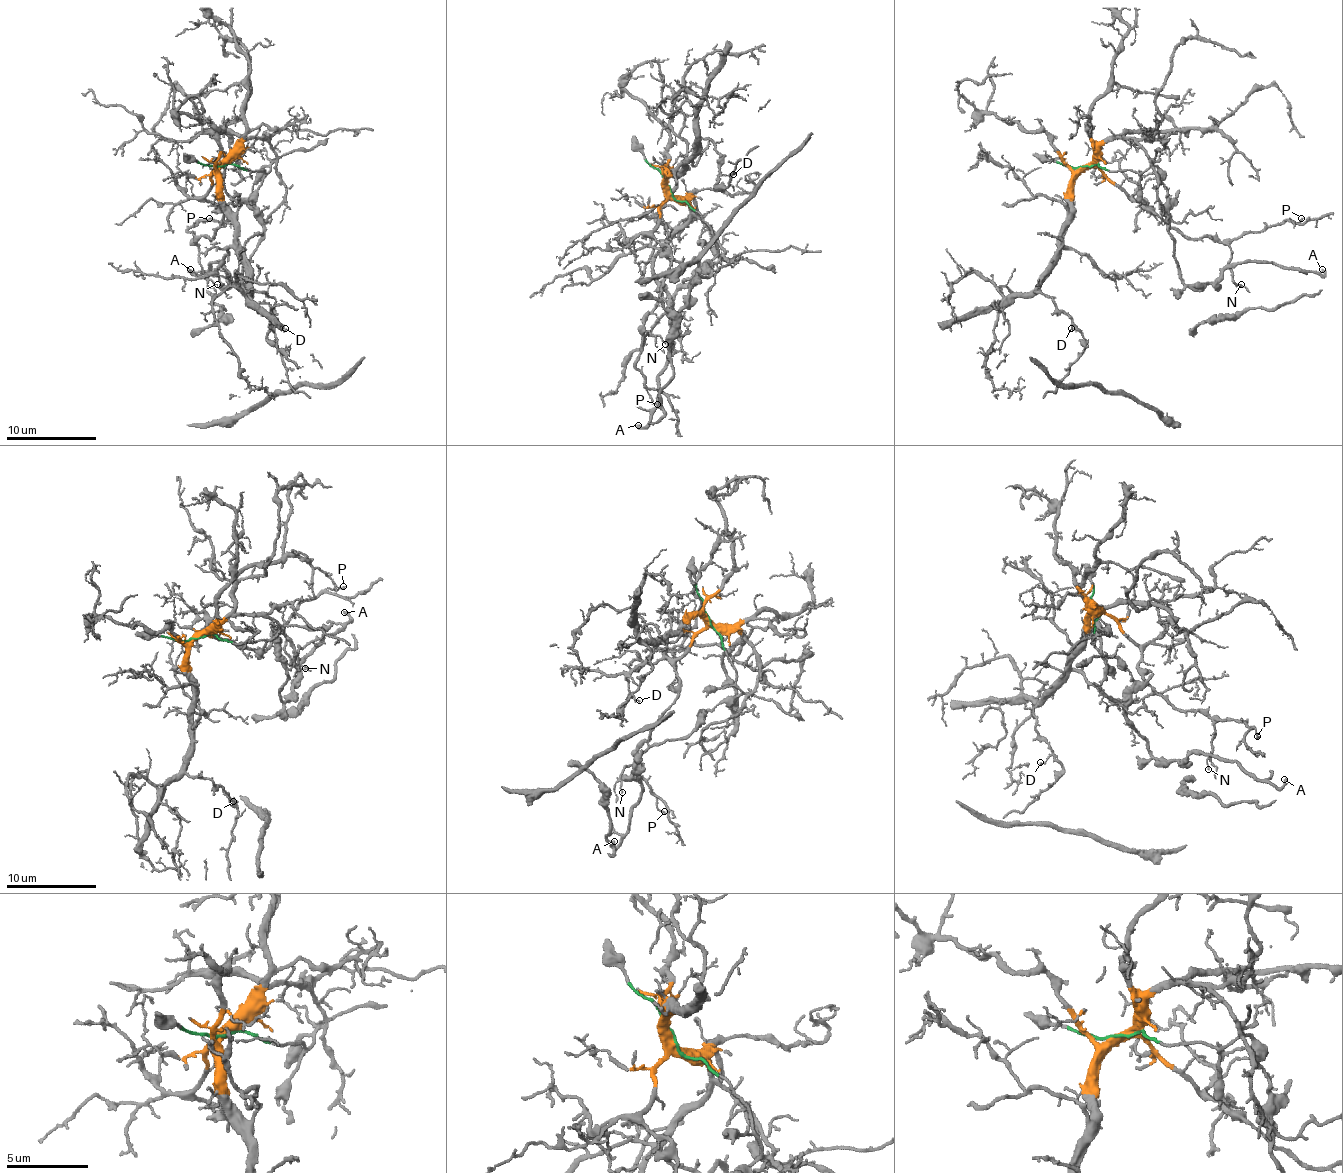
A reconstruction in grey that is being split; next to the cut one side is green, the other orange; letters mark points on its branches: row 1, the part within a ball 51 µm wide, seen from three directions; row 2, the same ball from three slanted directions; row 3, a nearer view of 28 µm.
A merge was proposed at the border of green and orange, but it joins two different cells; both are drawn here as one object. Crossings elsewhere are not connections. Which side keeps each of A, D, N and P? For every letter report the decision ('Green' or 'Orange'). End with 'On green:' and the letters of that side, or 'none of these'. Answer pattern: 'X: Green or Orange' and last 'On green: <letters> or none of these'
A: Green
D: Orange
N: Orange
P: Orange
On green: A

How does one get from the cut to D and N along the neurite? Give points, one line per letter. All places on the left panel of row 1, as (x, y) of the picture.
D: (221, 166), (221, 208), (234, 228), (237, 253), (255, 291), (275, 300), (270, 323), (286, 327)
N: (221, 166), (212, 175), (212, 188), (205, 197), (223, 213), (216, 233), (196, 242), (201, 269), (216, 285)

